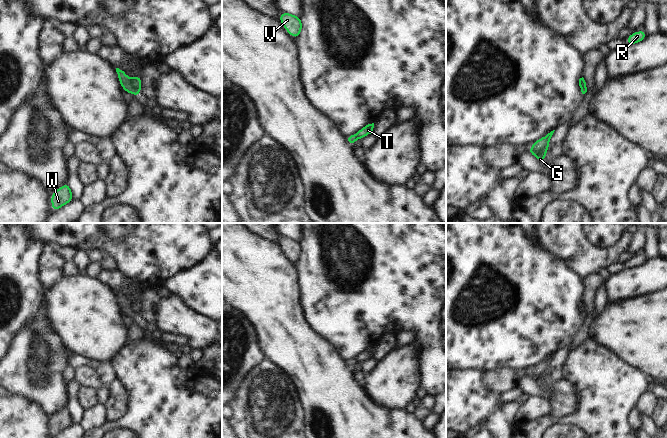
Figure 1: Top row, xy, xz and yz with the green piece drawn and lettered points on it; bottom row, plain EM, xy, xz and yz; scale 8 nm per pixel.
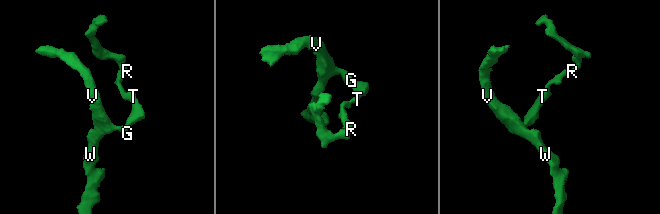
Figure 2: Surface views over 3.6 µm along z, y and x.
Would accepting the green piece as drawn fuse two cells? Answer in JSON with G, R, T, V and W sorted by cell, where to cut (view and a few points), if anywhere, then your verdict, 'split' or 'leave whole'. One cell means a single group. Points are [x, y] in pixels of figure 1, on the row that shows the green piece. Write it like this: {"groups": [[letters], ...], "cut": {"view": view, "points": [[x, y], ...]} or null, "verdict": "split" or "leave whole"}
{"groups": [["G", "T", "V", "W"], ["R"]], "cut": {"view": "xy", "points": [[130, 79], [130, 84], [138, 90]]}, "verdict": "split"}

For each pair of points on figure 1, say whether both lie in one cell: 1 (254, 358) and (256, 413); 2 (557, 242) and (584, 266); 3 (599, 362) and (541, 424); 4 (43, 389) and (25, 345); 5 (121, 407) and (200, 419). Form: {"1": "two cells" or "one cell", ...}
{"1": "two cells", "2": "one cell", "3": "one cell", "4": "one cell", "5": "two cells"}

